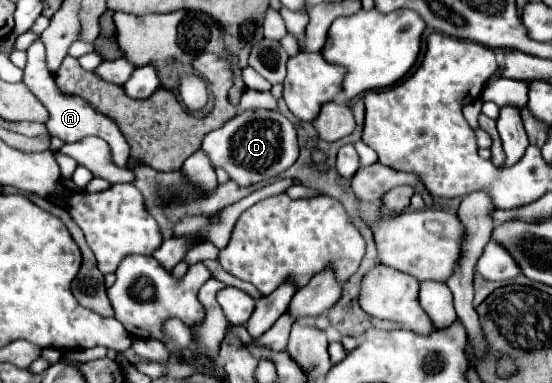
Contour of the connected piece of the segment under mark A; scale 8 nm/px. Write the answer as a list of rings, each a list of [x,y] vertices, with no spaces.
[[[36,41],[30,45],[28,49],[28,63],[26,63],[26,85],[28,89],[38,97],[38,101],[48,109],[50,113],[50,121],[46,123],[48,127],[48,133],[52,137],[58,137],[62,139],[64,143],[74,143],[74,141],[80,141],[88,135],[94,135],[94,137],[100,137],[104,139],[108,145],[110,145],[110,151],[112,151],[112,159],[118,167],[126,167],[126,161],[130,157],[130,145],[126,143],[124,135],[120,135],[120,129],[118,125],[110,119],[110,117],[104,117],[100,111],[92,109],[88,105],[88,101],[84,101],[82,97],[78,95],[70,95],[70,93],[64,93],[56,81],[54,81],[54,75],[48,71],[46,67],[46,49],[44,49],[44,43],[42,41]]]

